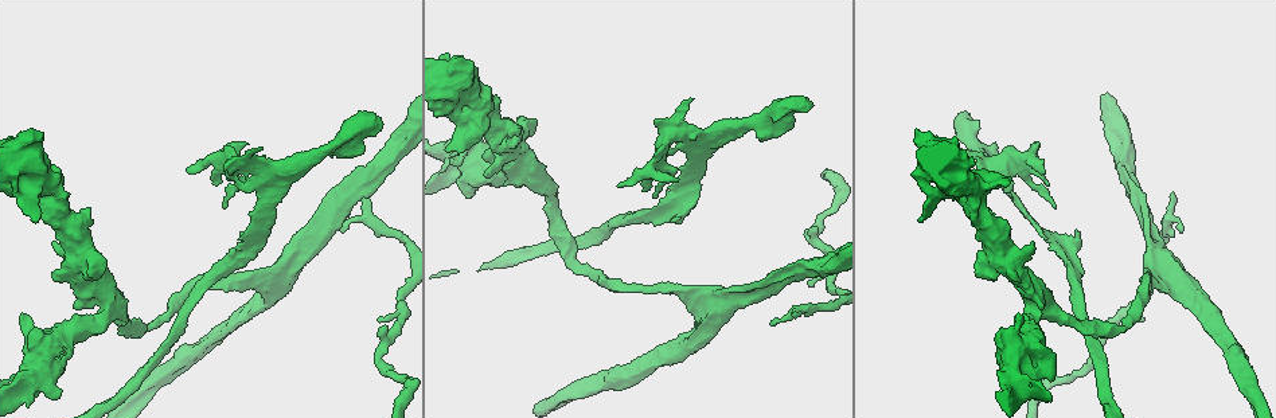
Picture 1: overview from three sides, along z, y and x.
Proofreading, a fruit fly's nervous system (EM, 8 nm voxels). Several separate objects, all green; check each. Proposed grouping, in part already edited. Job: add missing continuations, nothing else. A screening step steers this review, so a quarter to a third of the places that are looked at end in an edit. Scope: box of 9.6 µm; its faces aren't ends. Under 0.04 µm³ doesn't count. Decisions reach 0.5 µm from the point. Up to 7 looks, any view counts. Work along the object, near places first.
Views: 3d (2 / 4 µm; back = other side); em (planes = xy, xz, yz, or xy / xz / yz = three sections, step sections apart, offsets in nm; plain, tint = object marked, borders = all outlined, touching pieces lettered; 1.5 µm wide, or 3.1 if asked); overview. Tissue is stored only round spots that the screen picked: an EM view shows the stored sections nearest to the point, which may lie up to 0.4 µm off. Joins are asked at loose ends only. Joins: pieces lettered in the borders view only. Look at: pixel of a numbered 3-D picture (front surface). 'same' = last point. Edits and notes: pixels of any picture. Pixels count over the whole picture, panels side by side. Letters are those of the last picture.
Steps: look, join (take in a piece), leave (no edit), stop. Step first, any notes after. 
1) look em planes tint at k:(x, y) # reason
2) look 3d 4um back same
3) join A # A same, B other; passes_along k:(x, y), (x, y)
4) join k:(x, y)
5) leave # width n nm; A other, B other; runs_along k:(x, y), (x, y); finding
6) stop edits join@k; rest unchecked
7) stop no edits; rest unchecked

look 3d 2um back at 1:(23, 315) # an open end

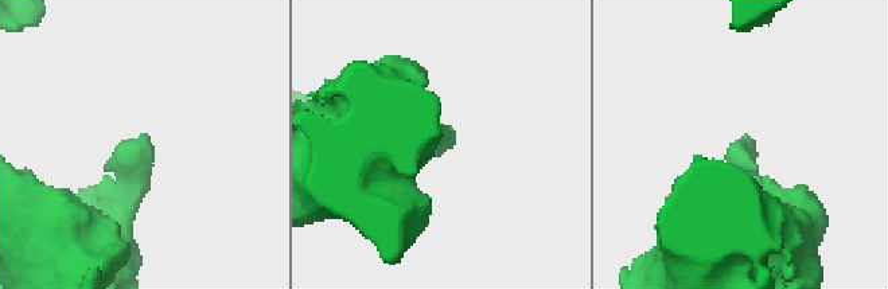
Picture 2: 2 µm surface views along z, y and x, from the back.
look em planes borders at 2:(745, 134) # shape alone is not enough

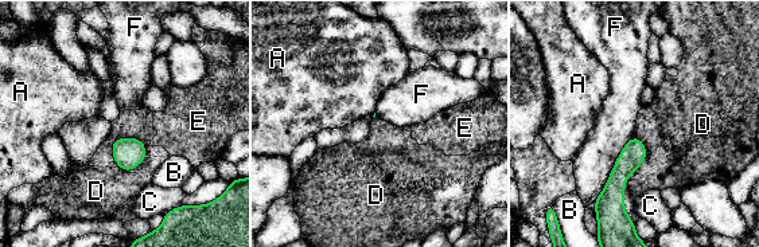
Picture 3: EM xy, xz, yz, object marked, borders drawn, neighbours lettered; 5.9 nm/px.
leave # A other, B other, C other, D other, E other, F other; border 3:(612, 167), (595, 202), (596, 216); none of them fits

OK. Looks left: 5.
look em xz step 8 tint at 1:(792, 314) # an open end

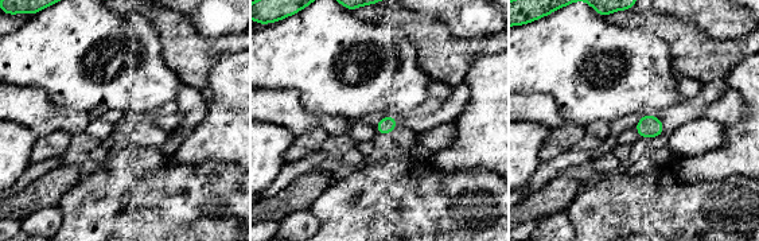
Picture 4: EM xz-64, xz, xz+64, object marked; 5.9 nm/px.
look em planes borders same

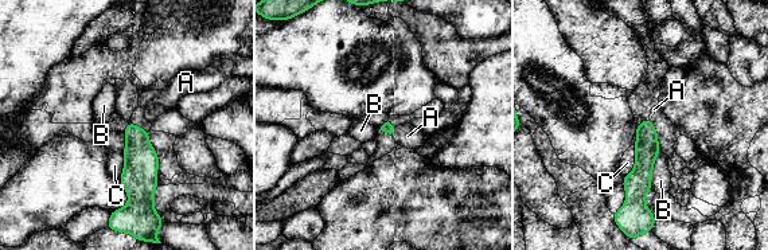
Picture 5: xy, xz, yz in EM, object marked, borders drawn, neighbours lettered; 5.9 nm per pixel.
join A # A same, B other, C other; it goes on there

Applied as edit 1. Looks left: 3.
look 3d 4um at 1:(818, 228) # free end

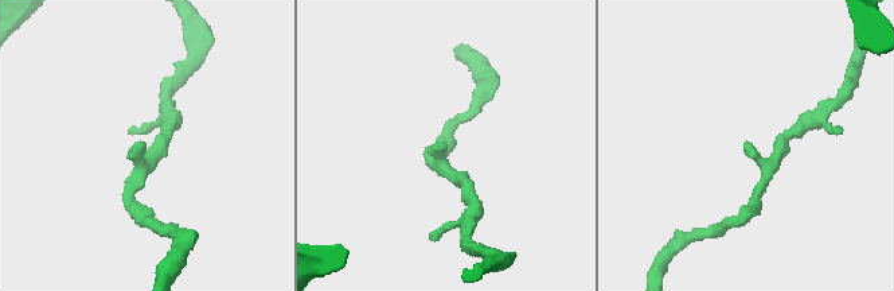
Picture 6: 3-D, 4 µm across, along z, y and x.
look em planes borders at 6:(146, 147) # arm_widths 190, 200 nm; now the EM

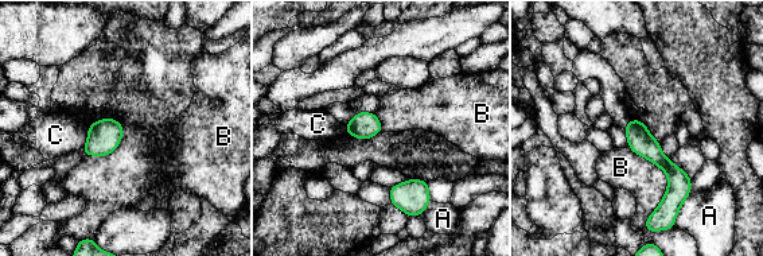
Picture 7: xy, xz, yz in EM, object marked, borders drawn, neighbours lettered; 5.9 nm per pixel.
leave # A other, B other, C other; border 7:(629, 146), (666, 175), (646, 220); none of them fits

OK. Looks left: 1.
stop edits join@5; rest unchecked

